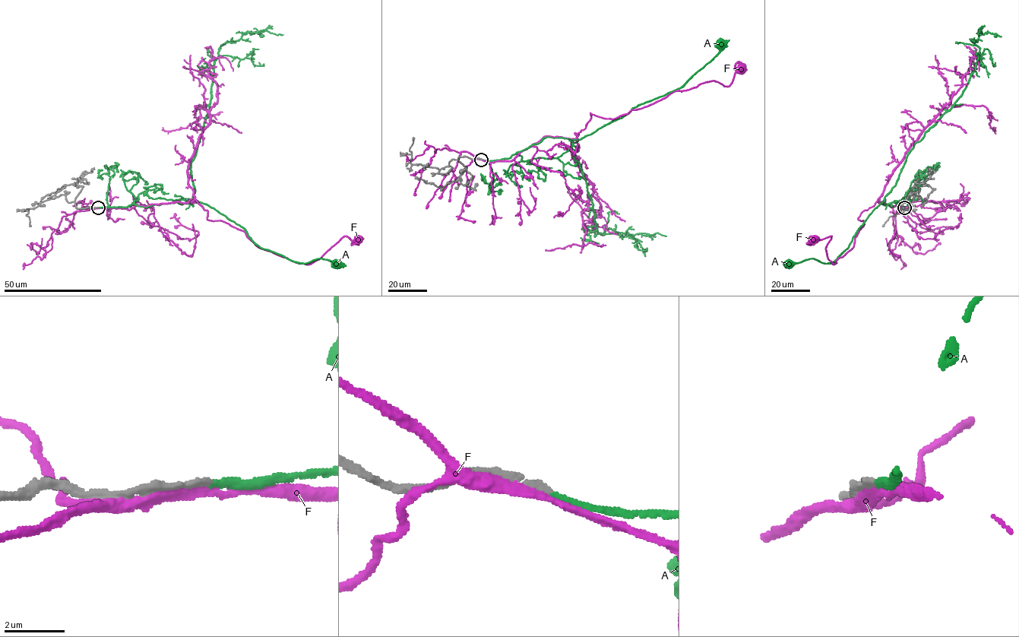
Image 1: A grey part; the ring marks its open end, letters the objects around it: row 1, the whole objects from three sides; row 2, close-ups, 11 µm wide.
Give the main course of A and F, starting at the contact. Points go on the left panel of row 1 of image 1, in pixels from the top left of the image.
A: (98, 207), (148, 207), (197, 200), (240, 225), (262, 248), (297, 261), (326, 259), (335, 263)
F: (98, 207), (194, 199), (207, 219), (306, 264), (345, 236), (357, 241)

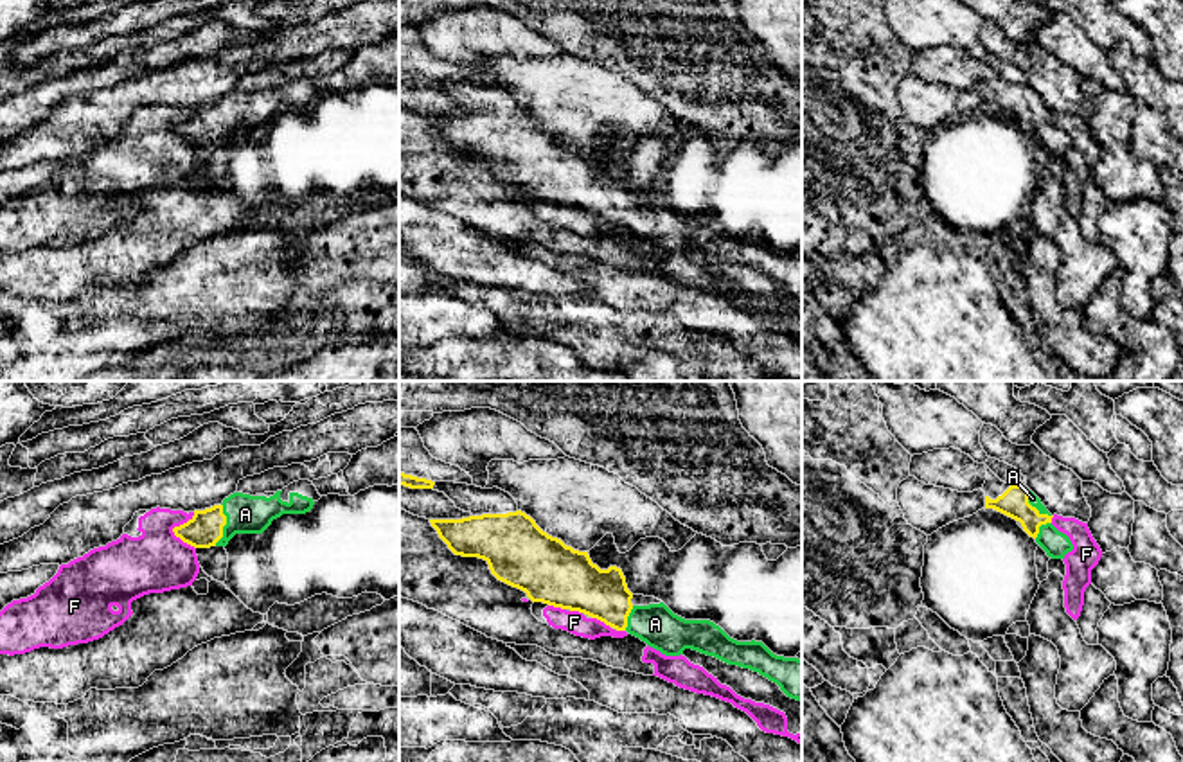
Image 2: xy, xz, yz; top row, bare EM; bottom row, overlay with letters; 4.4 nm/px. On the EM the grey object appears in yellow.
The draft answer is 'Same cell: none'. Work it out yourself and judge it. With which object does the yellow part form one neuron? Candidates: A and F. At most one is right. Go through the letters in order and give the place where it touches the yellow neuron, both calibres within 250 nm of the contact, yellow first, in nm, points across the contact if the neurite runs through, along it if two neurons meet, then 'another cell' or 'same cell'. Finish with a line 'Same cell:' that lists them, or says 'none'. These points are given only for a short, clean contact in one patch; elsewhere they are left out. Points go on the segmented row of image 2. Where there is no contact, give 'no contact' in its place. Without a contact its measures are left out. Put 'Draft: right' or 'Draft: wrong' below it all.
A: xy (225, 523) | 160/180 nm | across xy (205, 529), (225, 523), (236, 514), (245, 514) | same cell
F: xy (173, 531) | 160/280 nm | along xy (195, 513), (173, 529), (177, 536), (195, 549) | another cell
Same cell: A
Draft: wrong

